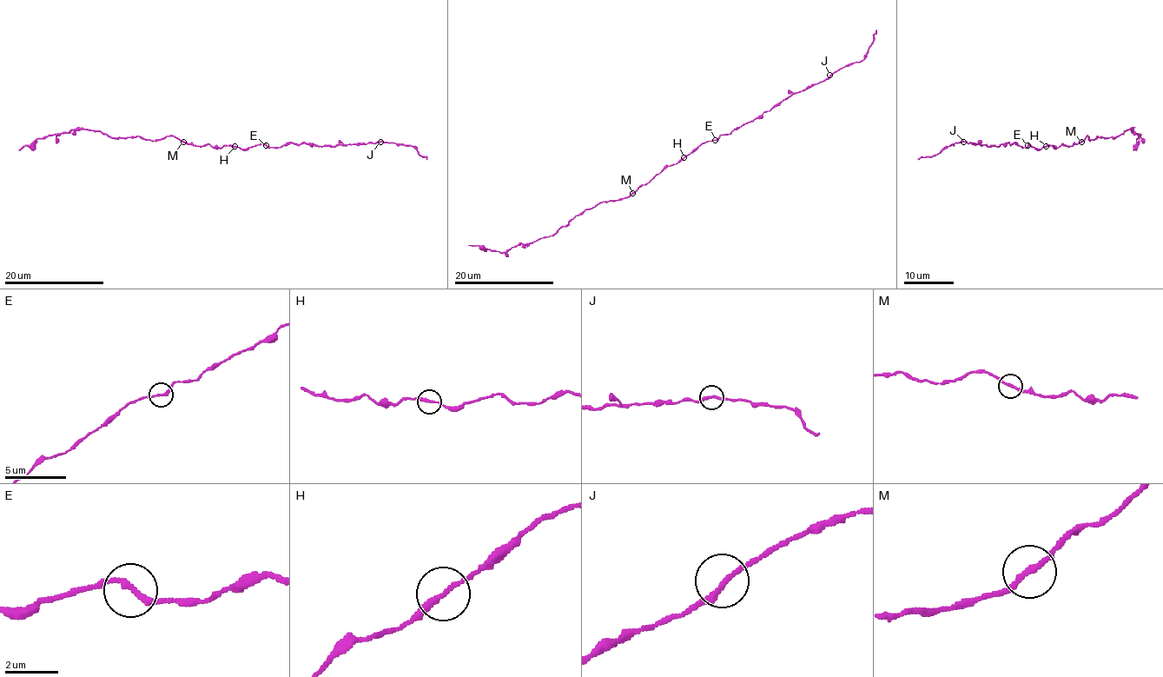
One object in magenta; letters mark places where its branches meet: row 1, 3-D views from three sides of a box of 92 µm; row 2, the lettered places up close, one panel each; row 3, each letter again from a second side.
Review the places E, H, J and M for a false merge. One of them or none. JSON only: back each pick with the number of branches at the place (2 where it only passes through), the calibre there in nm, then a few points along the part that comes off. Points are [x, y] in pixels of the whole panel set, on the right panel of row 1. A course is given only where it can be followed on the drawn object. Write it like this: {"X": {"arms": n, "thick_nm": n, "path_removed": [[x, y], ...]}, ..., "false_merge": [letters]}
{"false_merge": []}

